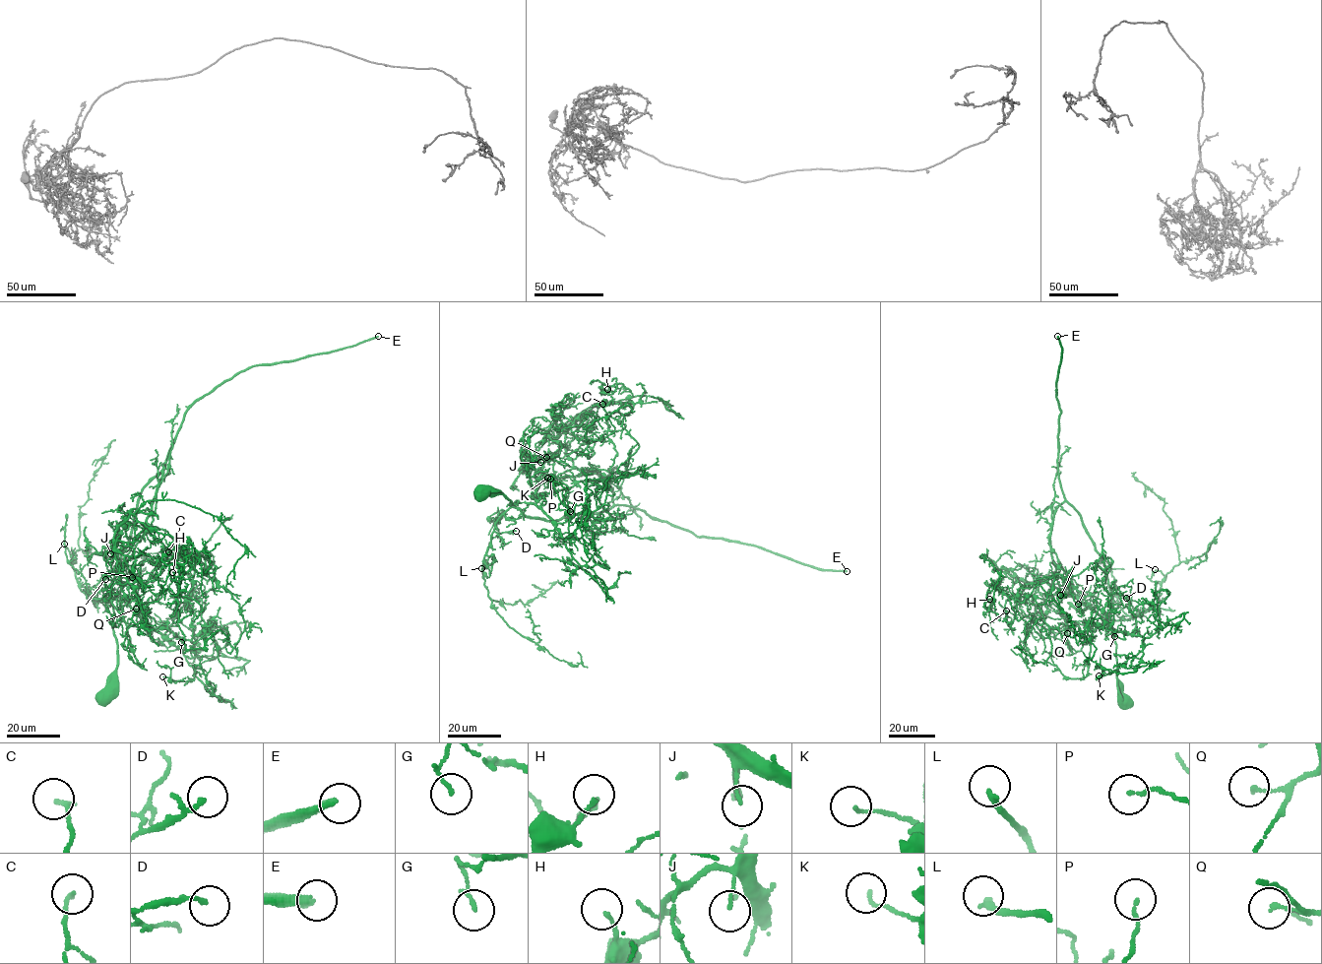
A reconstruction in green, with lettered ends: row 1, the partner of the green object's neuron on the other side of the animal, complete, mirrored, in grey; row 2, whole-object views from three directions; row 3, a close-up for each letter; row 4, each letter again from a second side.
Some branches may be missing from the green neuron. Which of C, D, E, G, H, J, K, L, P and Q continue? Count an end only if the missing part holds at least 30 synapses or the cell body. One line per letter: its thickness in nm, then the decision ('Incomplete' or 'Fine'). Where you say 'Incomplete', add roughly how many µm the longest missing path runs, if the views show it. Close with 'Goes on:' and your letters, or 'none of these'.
C: Thickness 150 nm. Fine
D: Thickness 110 nm. Incomplete. Missing length about 30 µm
E: Thickness 280 nm. Incomplete. Missing length about 450 µm
G: Thickness 80 nm. Fine
H: Thickness 120 nm. Fine
J: Thickness 100 nm. Fine
K: Thickness 110 nm. Fine
L: Thickness 240 nm. Incomplete. Missing length about 35 µm
P: Thickness 110 nm. Fine
Q: Thickness 140 nm. Fine
Goes on: D, E, L

